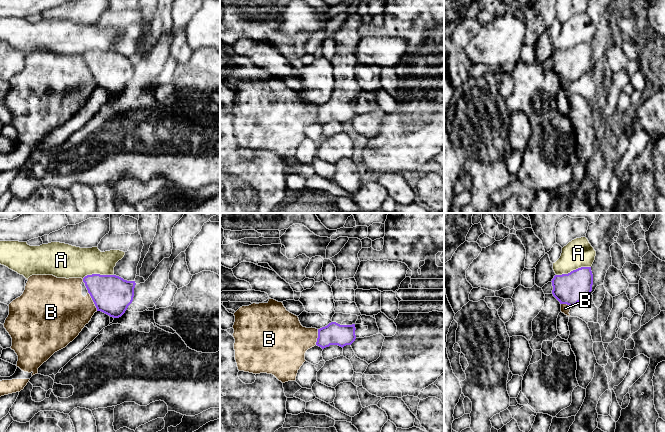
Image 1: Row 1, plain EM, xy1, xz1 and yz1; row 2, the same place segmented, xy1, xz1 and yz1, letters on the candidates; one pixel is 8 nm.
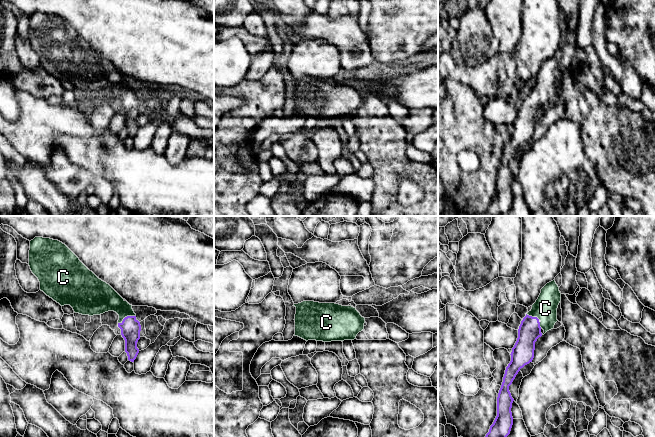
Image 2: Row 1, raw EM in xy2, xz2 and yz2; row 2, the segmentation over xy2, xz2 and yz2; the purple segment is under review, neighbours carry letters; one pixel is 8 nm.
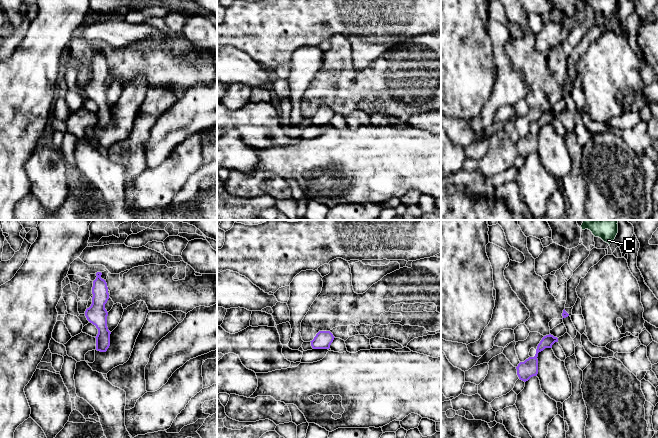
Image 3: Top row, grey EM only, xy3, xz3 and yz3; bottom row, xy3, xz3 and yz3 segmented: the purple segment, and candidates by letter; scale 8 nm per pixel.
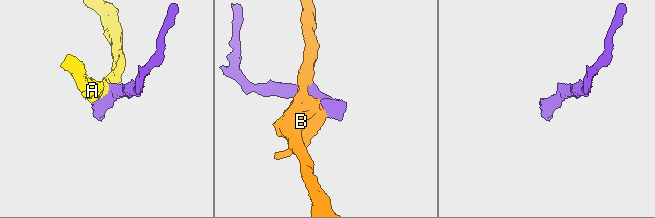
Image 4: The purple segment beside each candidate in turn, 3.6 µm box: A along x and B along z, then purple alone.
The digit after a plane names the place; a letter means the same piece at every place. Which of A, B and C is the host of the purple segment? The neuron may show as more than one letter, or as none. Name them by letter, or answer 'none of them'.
C

